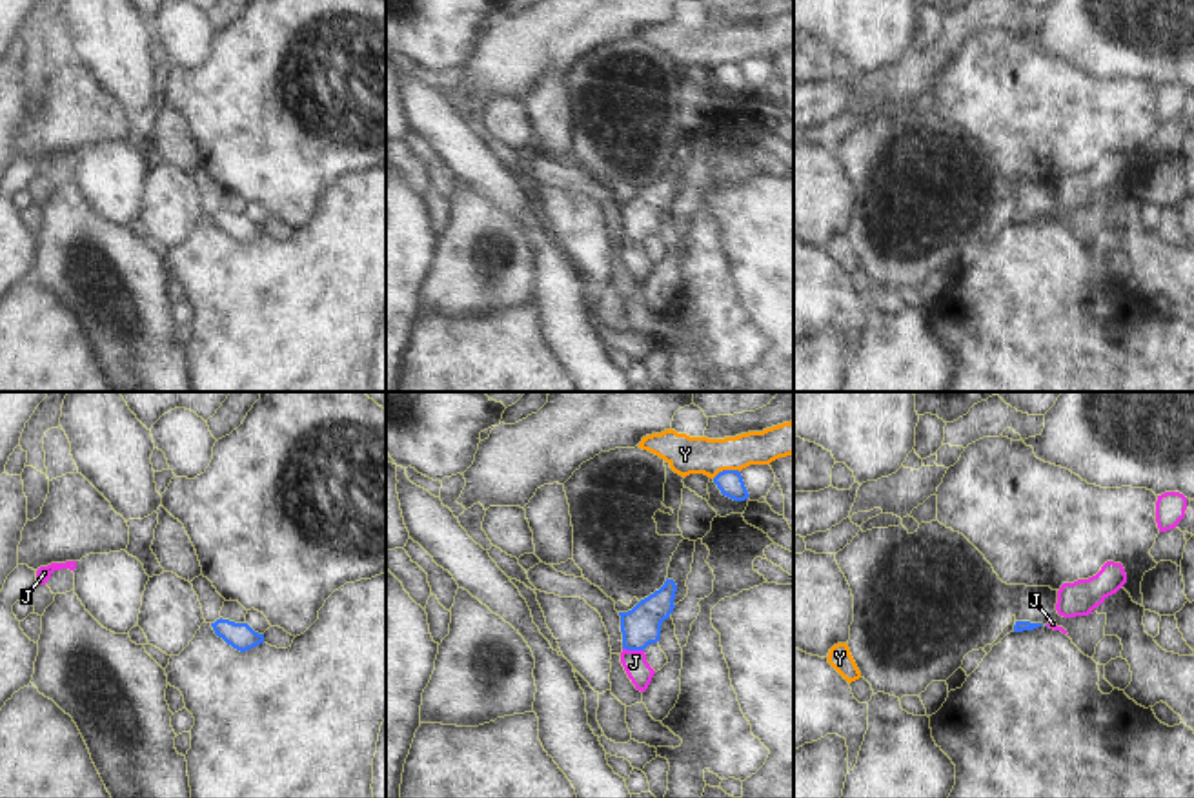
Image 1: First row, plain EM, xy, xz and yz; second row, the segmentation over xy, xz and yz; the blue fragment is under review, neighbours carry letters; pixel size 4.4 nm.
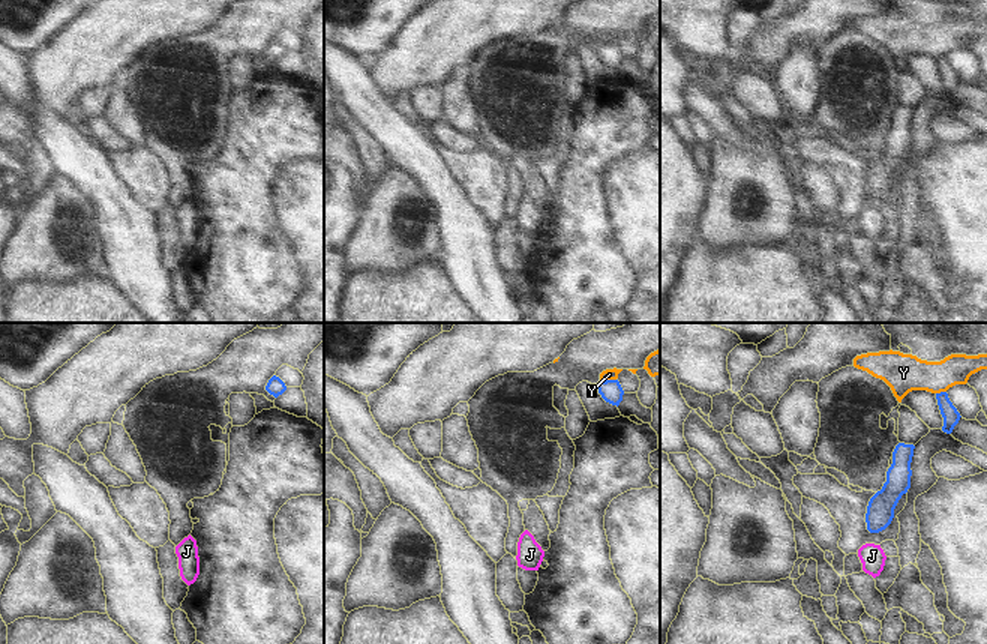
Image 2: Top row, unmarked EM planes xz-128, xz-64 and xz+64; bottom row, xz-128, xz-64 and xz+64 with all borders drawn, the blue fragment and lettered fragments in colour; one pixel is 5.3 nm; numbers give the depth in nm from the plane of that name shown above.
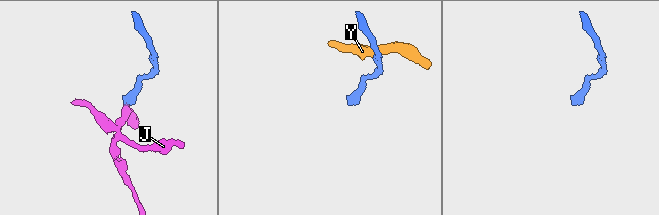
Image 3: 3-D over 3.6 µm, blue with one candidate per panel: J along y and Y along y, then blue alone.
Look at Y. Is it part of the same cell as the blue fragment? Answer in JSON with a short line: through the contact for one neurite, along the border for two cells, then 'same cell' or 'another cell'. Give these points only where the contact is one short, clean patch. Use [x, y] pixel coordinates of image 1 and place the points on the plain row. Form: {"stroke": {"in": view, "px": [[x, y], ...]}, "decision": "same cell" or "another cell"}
{"stroke": {"in": "xz", "px": [[739, 62], [719, 62], [712, 70]]}, "decision": "another cell"}

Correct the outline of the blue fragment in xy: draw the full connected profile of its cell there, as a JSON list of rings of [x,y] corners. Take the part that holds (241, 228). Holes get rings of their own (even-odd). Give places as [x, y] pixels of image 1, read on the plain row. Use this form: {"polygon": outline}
{"polygon": [[[220,210],[211,215],[211,219],[218,230],[240,244],[264,235],[264,226],[255,224],[248,215],[235,215]]]}

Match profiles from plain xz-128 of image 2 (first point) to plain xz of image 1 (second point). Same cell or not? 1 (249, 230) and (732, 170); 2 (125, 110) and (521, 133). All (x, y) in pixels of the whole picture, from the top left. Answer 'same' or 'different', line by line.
1: same
2: different

